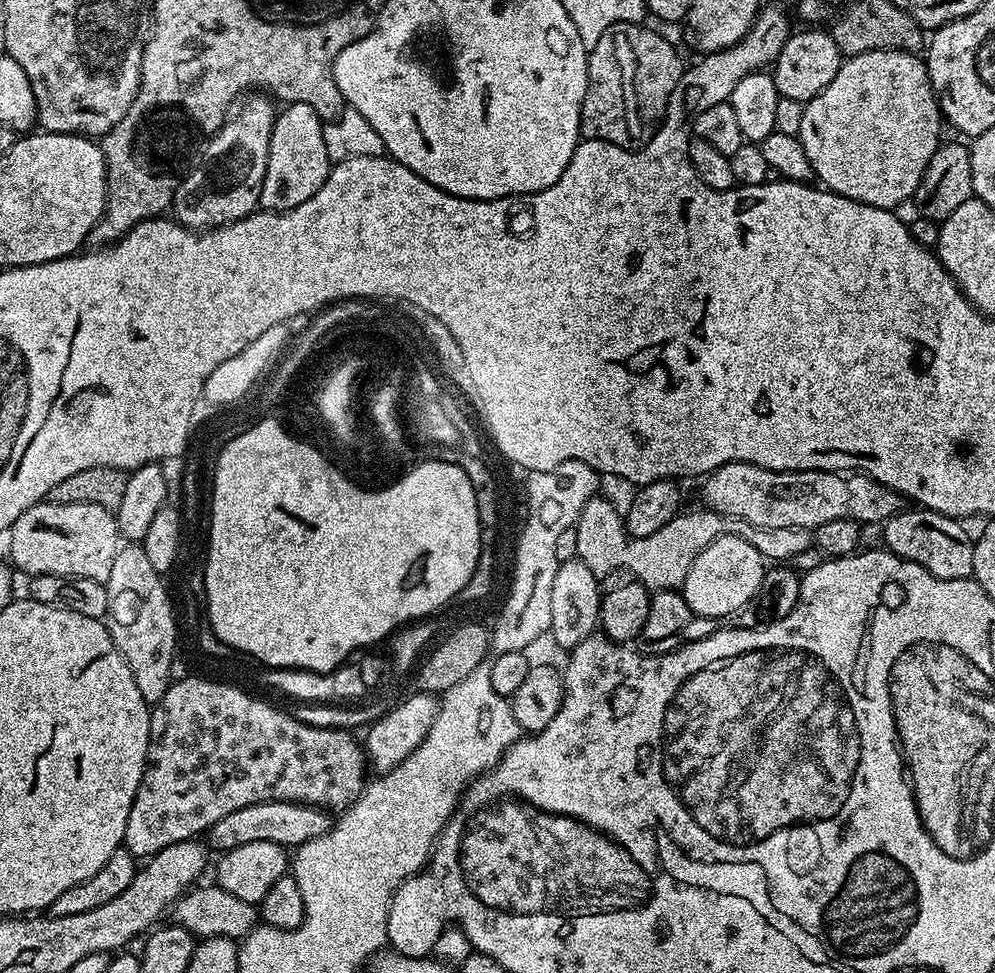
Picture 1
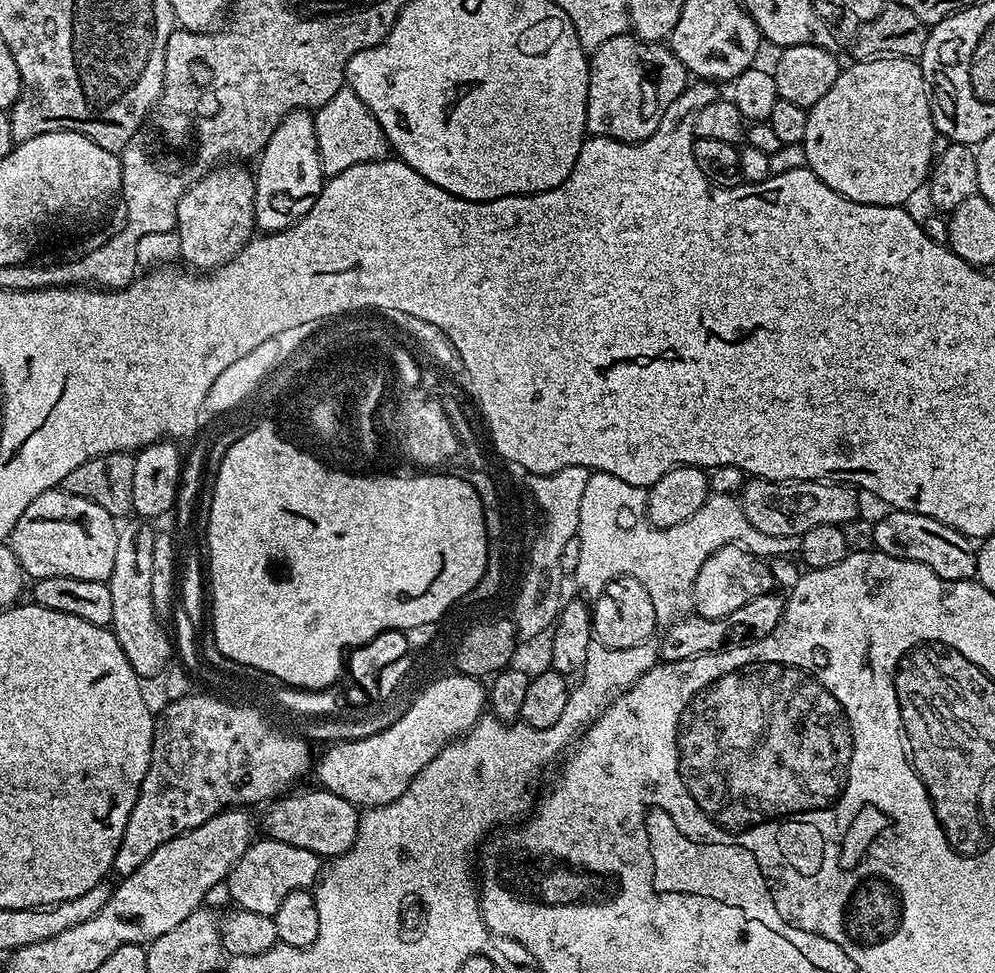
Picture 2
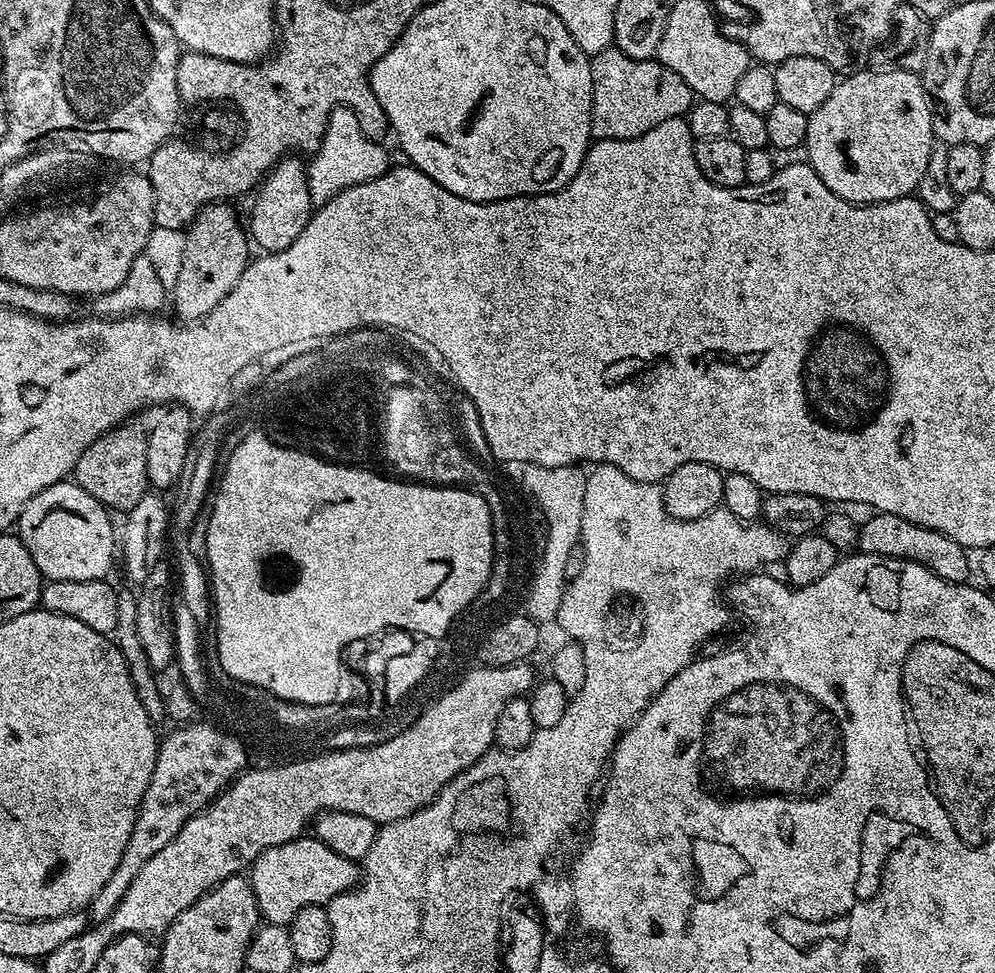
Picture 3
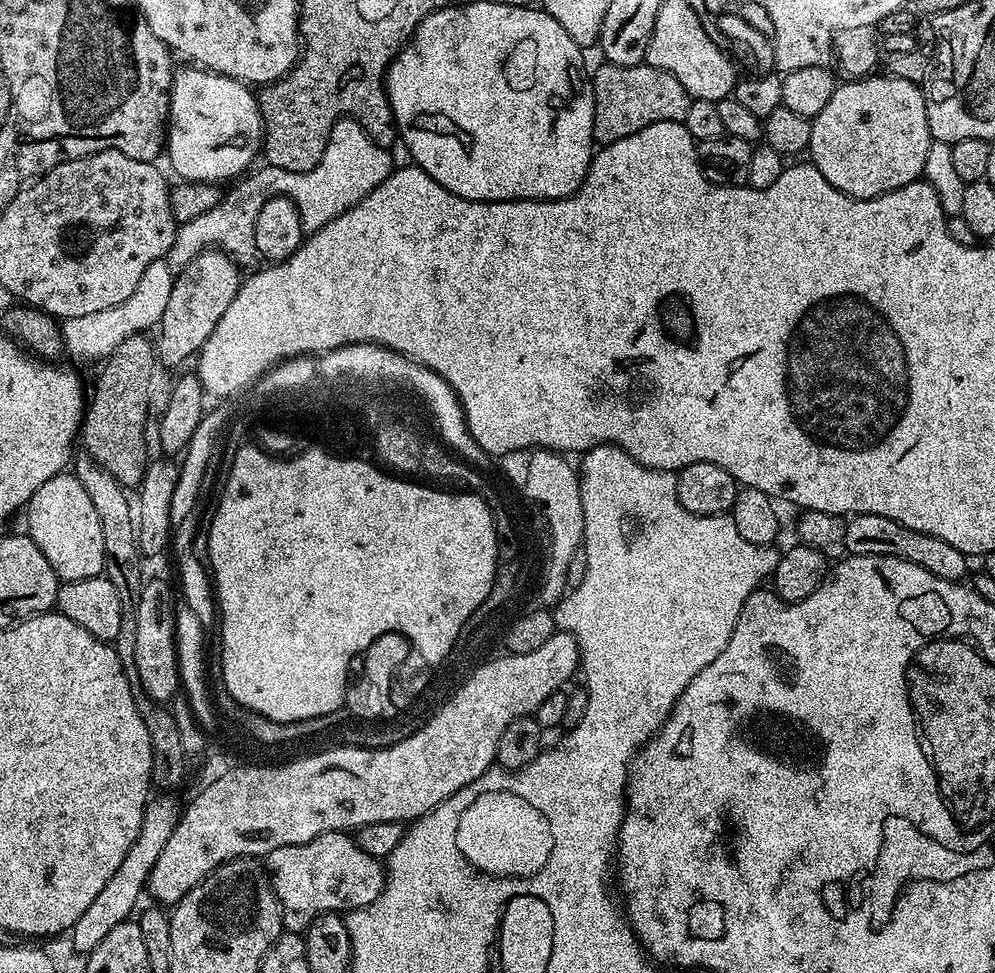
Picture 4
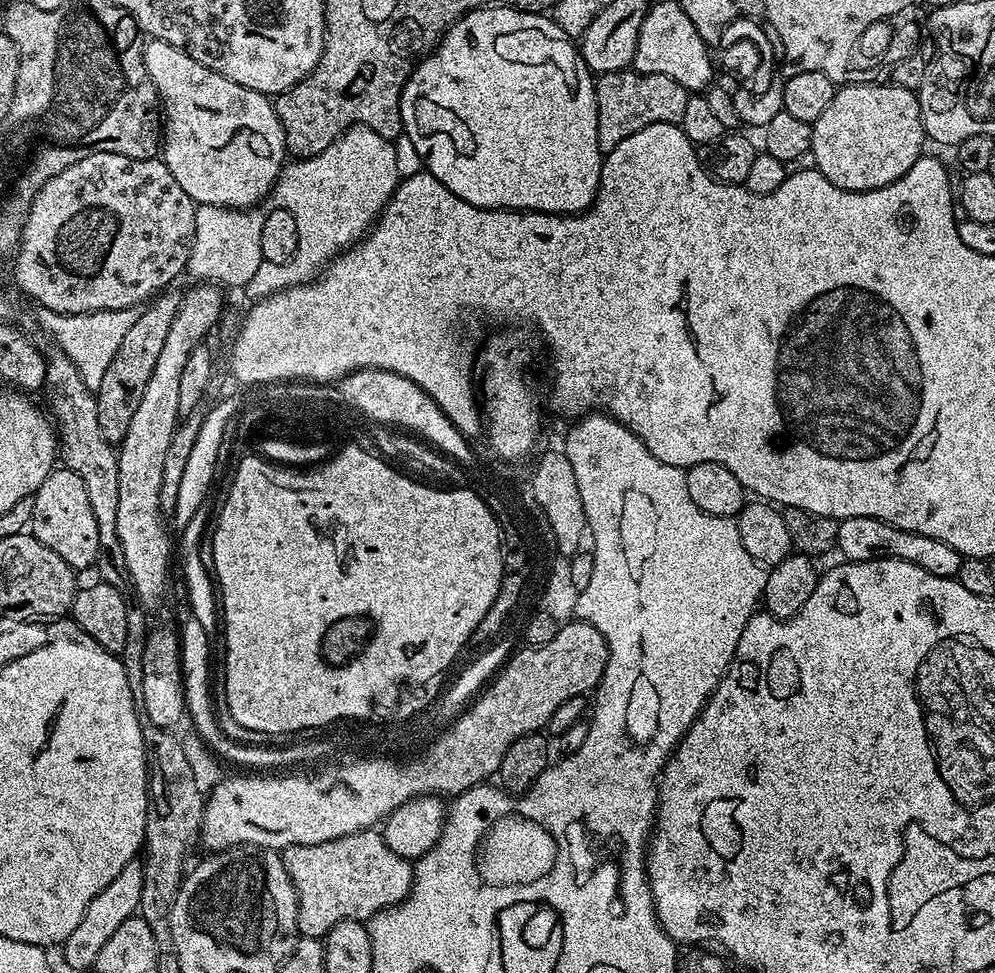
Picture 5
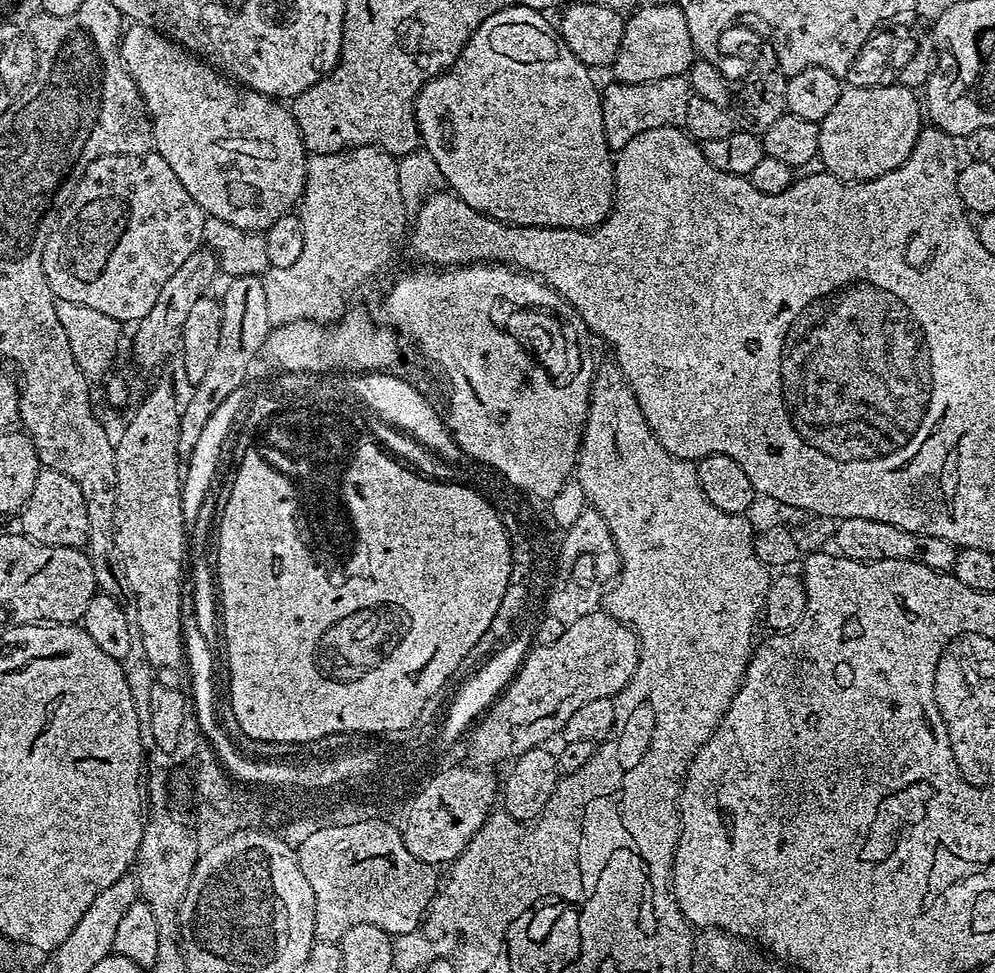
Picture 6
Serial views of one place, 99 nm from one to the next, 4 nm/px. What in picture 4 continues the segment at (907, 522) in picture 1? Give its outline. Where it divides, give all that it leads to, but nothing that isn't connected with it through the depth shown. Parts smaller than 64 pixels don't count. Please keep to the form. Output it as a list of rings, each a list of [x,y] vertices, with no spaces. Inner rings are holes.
[[[869,512],[853,515],[847,521],[846,553],[848,556],[889,556],[906,562],[914,562],[914,566],[922,566],[922,570],[930,570],[930,574],[943,580],[960,582],[969,575],[969,557],[963,552],[954,550],[950,542],[942,542],[942,538],[934,538],[930,534],[910,530],[890,518],[882,518],[878,514]]]

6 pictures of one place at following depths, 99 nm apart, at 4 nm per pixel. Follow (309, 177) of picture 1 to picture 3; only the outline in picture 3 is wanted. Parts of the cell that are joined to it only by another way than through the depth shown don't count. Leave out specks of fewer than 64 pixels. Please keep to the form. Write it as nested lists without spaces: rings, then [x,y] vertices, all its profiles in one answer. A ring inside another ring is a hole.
[[[295,155],[284,157],[264,177],[255,196],[256,201],[252,204],[252,217],[246,220],[251,243],[255,247],[257,244],[260,247],[259,251],[264,254],[286,250],[286,246],[290,246],[290,242],[294,242],[294,238],[298,238],[298,234],[302,234],[306,222],[312,217],[314,211],[308,189],[305,161]]]

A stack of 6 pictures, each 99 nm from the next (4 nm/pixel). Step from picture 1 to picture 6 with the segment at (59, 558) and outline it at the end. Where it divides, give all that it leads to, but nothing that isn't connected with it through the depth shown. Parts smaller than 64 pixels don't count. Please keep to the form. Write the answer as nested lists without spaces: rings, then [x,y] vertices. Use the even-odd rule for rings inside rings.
[[[49,468],[41,470],[34,482],[34,490],[30,490],[30,498],[18,513],[18,519],[19,531],[38,544],[83,549],[88,543],[90,522],[86,518],[86,498],[82,498],[78,482],[70,482],[70,478],[61,472]]]

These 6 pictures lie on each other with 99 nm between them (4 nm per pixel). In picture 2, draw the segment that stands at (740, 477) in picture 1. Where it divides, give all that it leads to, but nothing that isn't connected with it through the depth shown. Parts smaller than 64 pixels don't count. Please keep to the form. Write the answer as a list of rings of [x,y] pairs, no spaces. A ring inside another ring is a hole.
[[[745,479],[738,499],[744,517],[762,530],[762,534],[775,536],[804,536],[806,530],[827,524],[845,525],[861,515],[857,493],[851,487],[826,480],[758,480]]]

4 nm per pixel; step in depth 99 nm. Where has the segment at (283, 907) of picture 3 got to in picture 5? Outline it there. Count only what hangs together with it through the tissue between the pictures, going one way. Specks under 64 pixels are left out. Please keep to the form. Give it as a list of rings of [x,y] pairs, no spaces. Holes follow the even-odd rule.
[[[376,830],[355,832],[314,846],[295,844],[283,849],[282,855],[296,891],[301,936],[322,938],[334,922],[343,920],[366,922],[384,908],[402,903],[412,889],[413,861],[394,854]]]

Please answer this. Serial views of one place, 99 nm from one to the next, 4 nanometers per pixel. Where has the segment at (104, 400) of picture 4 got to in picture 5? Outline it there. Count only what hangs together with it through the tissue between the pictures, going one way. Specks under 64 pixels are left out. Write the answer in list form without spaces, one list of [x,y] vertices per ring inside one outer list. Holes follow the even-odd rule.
[[[175,288],[165,289],[159,293],[142,311],[133,326],[122,338],[109,369],[102,376],[102,386],[94,389],[98,402],[98,426],[108,443],[116,446],[124,439],[130,426],[130,418],[134,418],[134,410],[138,410],[138,402],[142,402],[142,390],[146,390],[146,382],[154,372],[159,352],[170,332],[170,325],[181,304],[181,291]]]

